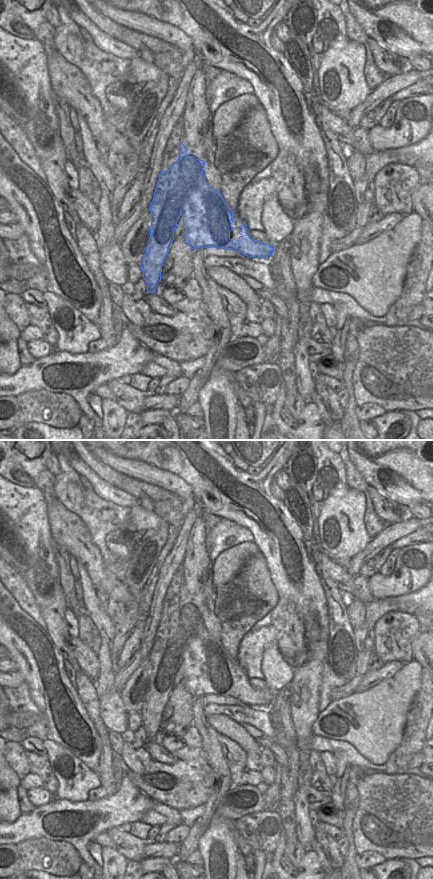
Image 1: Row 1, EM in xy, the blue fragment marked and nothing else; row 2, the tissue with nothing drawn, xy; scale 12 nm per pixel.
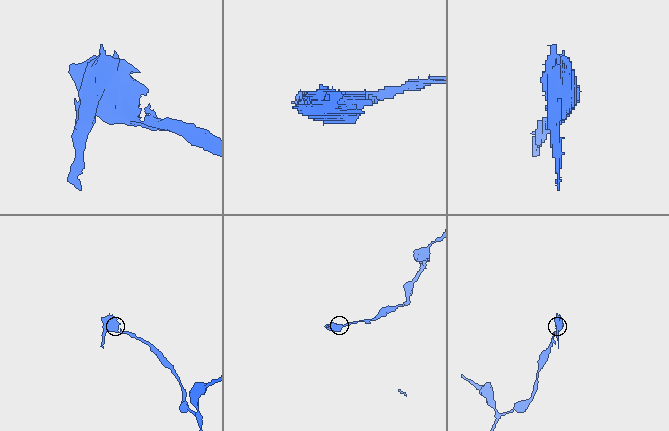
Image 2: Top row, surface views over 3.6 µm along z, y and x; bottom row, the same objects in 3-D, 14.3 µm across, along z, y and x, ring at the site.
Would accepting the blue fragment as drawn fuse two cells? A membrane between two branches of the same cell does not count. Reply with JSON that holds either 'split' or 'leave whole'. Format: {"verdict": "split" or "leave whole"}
{"verdict": "split"}

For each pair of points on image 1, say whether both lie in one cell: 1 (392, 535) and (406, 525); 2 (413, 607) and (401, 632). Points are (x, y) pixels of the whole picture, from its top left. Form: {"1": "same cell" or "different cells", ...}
{"1": "same cell", "2": "different cells"}

